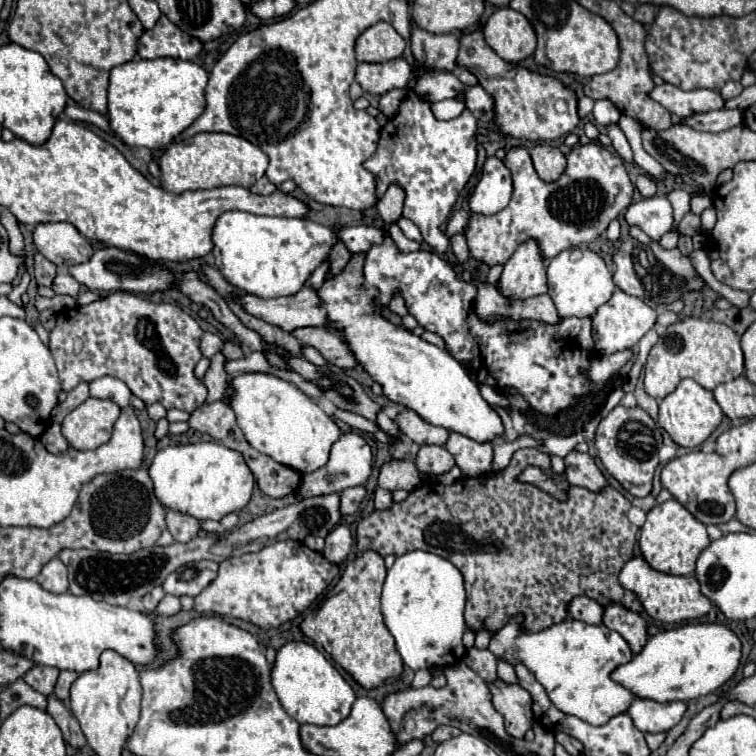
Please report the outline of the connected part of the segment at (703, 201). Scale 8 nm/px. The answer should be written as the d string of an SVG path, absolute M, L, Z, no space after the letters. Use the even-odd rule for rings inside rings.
M693 194L693 200L691 200L691 210L695 212L695 214L701 214L705 208L709 208L709 206L713 206L713 202L711 202L711 198L707 196L707 194Z

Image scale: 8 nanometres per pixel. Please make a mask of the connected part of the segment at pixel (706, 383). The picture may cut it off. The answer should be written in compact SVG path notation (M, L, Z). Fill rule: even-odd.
M685 318L669 326L649 352L645 364L645 392L653 398L665 398L683 378L693 378L703 388L713 390L723 382L739 378L743 372L745 366L739 336L729 326L713 320L707 322L701 318Z

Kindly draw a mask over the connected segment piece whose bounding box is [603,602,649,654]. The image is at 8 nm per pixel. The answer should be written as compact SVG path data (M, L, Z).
M609 602L605 606L603 624L609 630L619 632L631 646L633 654L639 654L639 650L643 650L643 642L647 642L647 638L649 638L645 618L641 614L627 610L625 606L619 606L617 602Z

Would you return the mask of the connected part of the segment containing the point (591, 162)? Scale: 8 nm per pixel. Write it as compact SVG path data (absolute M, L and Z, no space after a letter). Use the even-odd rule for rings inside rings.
M597 142L575 146L567 156L565 172L551 184L537 178L531 156L525 148L507 150L503 162L513 174L511 202L507 208L491 216L471 214L465 230L471 256L487 266L505 264L525 240L537 240L541 254L547 260L563 250L593 242L607 230L609 222L631 204L635 190L621 158Z

